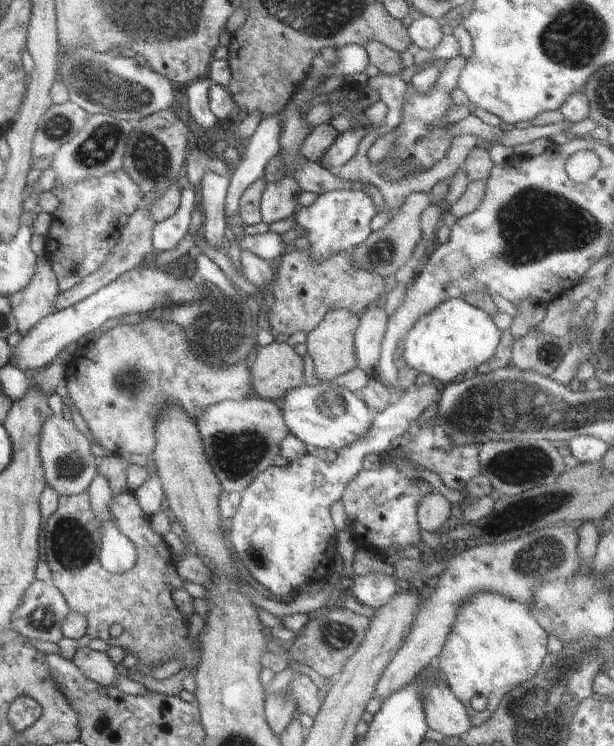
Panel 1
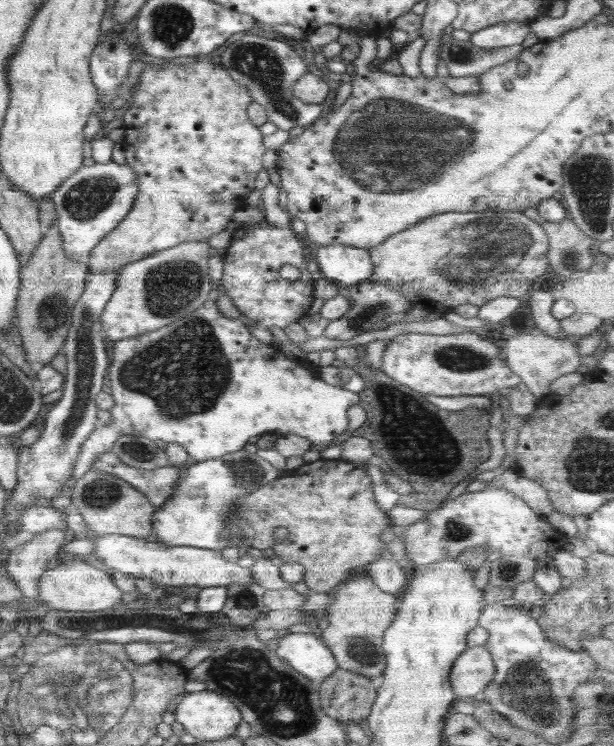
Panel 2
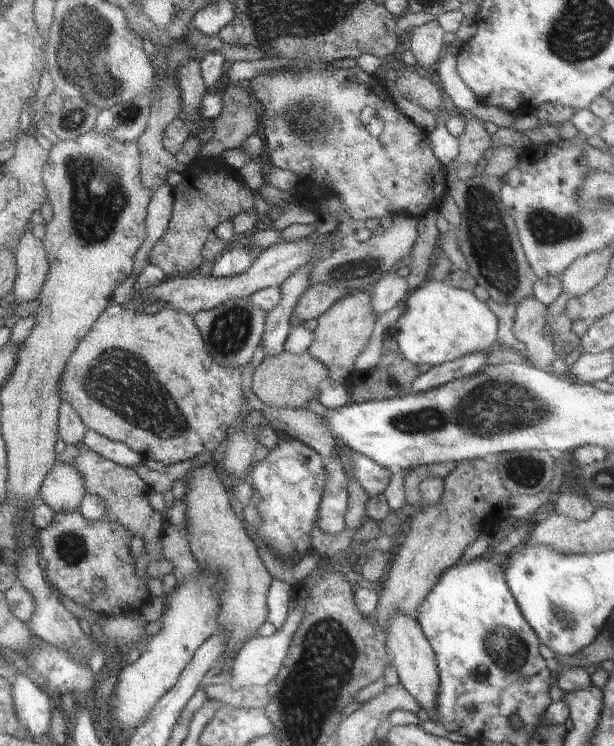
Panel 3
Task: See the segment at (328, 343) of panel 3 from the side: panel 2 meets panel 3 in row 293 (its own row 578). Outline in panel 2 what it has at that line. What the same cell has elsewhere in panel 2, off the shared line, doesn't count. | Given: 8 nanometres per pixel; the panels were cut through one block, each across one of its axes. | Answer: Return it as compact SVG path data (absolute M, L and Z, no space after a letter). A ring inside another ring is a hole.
M353 571L332 594L331 603L324 612L330 625L318 632L320 640L332 652L338 667L356 672L360 677L375 680L386 668L386 655L382 647L386 630L398 613L399 596L384 592L365 572Z

